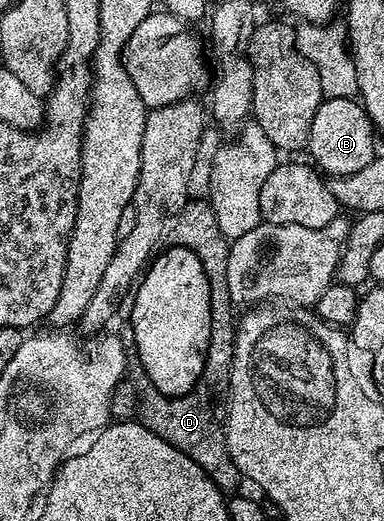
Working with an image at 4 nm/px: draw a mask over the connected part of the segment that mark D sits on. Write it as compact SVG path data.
M188 200L178 214L167 223L166 237L192 250L197 260L201 260L201 268L205 268L205 276L209 280L211 335L207 345L207 363L203 365L195 389L190 390L189 393L182 396L161 393L149 380L139 359L139 353L135 351L135 333L131 331L130 321L123 320L123 323L117 327L117 333L127 353L126 377L133 382L139 401L137 421L145 428L149 428L149 432L161 436L161 440L173 444L173 448L185 452L185 456L192 458L215 481L220 490L230 492L238 488L241 475L237 464L233 464L229 456L224 415L220 407L219 410L215 407L218 402L220 405L227 389L227 382L231 378L231 361L237 329L236 315L231 315L233 303L228 283L229 240L221 232L221 224L217 224L217 216L213 212L210 201L207 200L203 202Z

